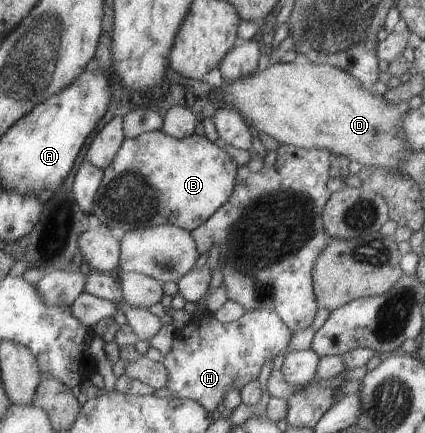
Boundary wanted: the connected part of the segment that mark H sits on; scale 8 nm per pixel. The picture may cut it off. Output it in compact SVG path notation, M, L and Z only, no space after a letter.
M266 310L245 312L235 321L219 323L210 313L202 313L193 321L186 323L180 331L175 331L170 351L166 353L162 364L167 372L165 388L174 398L187 398L198 403L205 411L212 412L221 407L224 395L231 390L240 390L249 382L258 378L260 369L266 361L273 361L291 341L291 332L276 316Z

